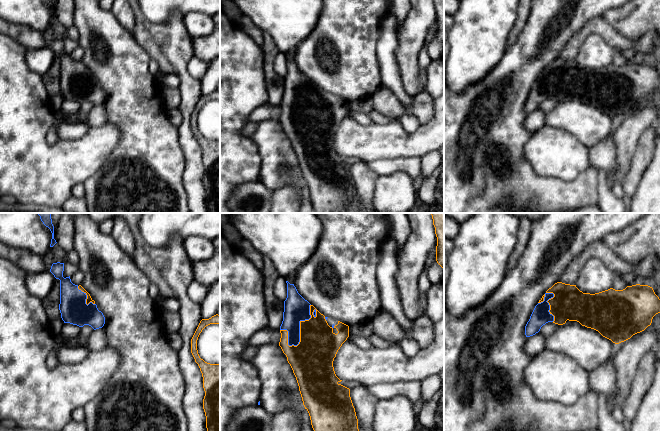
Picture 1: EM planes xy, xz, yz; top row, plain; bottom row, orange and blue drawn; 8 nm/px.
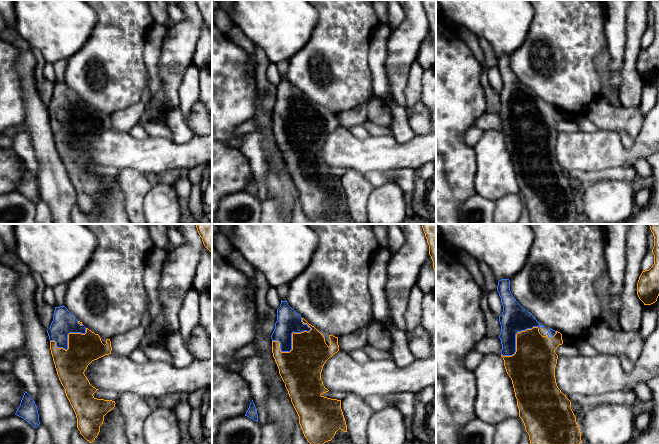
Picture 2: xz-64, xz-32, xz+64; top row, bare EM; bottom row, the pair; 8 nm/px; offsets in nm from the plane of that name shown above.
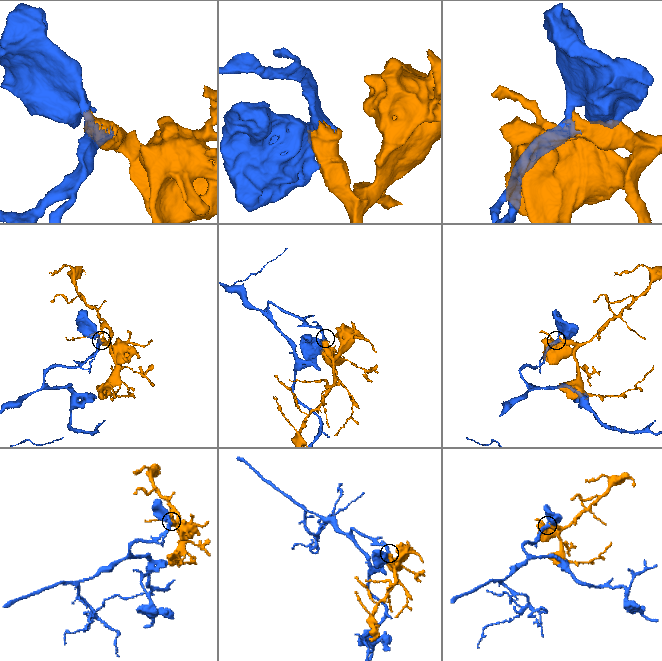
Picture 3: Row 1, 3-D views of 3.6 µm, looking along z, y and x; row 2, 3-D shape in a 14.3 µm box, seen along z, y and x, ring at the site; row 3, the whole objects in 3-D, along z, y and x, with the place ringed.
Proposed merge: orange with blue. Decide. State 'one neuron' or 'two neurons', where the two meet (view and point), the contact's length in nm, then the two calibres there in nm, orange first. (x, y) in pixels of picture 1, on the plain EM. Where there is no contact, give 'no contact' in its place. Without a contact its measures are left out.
one neuron; meets orange in xz at (300, 102); contact 380 nm long; 320 nm thick on the orange side, 200 nm on the other

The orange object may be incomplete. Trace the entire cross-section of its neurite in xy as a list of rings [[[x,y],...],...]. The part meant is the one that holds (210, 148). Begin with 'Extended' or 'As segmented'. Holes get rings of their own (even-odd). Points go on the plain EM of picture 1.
As segmented. [[[220,91],[202,95],[191,115],[191,129],[203,153],[205,172],[203,185],[206,192],[208,213],[220,213],[220,140],[210,140],[200,134],[197,116],[202,106],[210,100],[220,100]]]

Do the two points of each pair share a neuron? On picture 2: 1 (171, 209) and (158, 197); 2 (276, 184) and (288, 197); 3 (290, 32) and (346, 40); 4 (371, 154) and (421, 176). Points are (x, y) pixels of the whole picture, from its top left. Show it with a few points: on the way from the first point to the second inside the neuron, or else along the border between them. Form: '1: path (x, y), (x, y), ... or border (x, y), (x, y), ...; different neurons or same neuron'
1: path (168, 207), (161, 200); same neuron
2: path (279, 187), (285, 194); same neuron
3: border (317, 12), (317, 23), (311, 37), (296, 53); different neurons
4: border (425, 163), (414, 168); different neurons

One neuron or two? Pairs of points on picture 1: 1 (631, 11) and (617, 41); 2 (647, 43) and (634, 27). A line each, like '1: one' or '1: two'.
1: two
2: two

